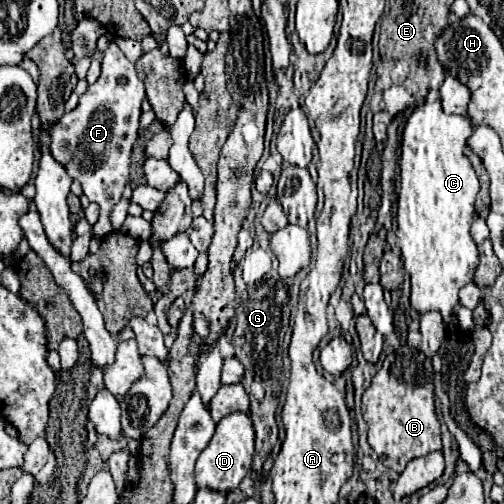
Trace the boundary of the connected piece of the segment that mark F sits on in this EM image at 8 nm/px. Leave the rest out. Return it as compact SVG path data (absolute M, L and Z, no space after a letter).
M110 42L102 54L102 74L80 96L78 108L66 112L62 120L52 128L50 152L58 164L64 164L68 176L78 180L90 202L100 206L100 220L92 228L94 236L106 236L110 228L110 210L122 198L122 190L128 182L130 152L138 138L140 104L146 98L144 84L138 78L134 64L122 54L122 50Z

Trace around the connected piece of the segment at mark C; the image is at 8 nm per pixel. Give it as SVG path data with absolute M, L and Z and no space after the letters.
M440 98L436 100L426 100L422 106L416 106L412 110L412 114L408 116L406 120L406 126L404 126L404 134L402 134L402 156L400 156L400 178L402 178L402 184L400 184L400 194L398 194L398 212L396 212L396 222L398 222L398 230L396 230L396 238L398 238L398 246L402 250L402 262L404 262L404 268L406 272L410 274L410 280L412 280L412 296L410 296L410 304L412 308L416 308L420 314L422 312L428 312L428 310L438 310L442 316L444 316L444 322L450 320L450 316L454 314L454 306L458 304L458 290L462 286L466 286L468 282L472 282L472 276L478 268L478 248L470 236L470 224L472 224L472 218L474 218L474 200L476 200L476 194L478 194L478 176L470 164L470 160L464 156L464 148L466 148L466 140L468 136L474 132L474 126L472 126L472 120L468 120L468 116L456 116L456 114L446 114L442 110L442 104L440 104Z

